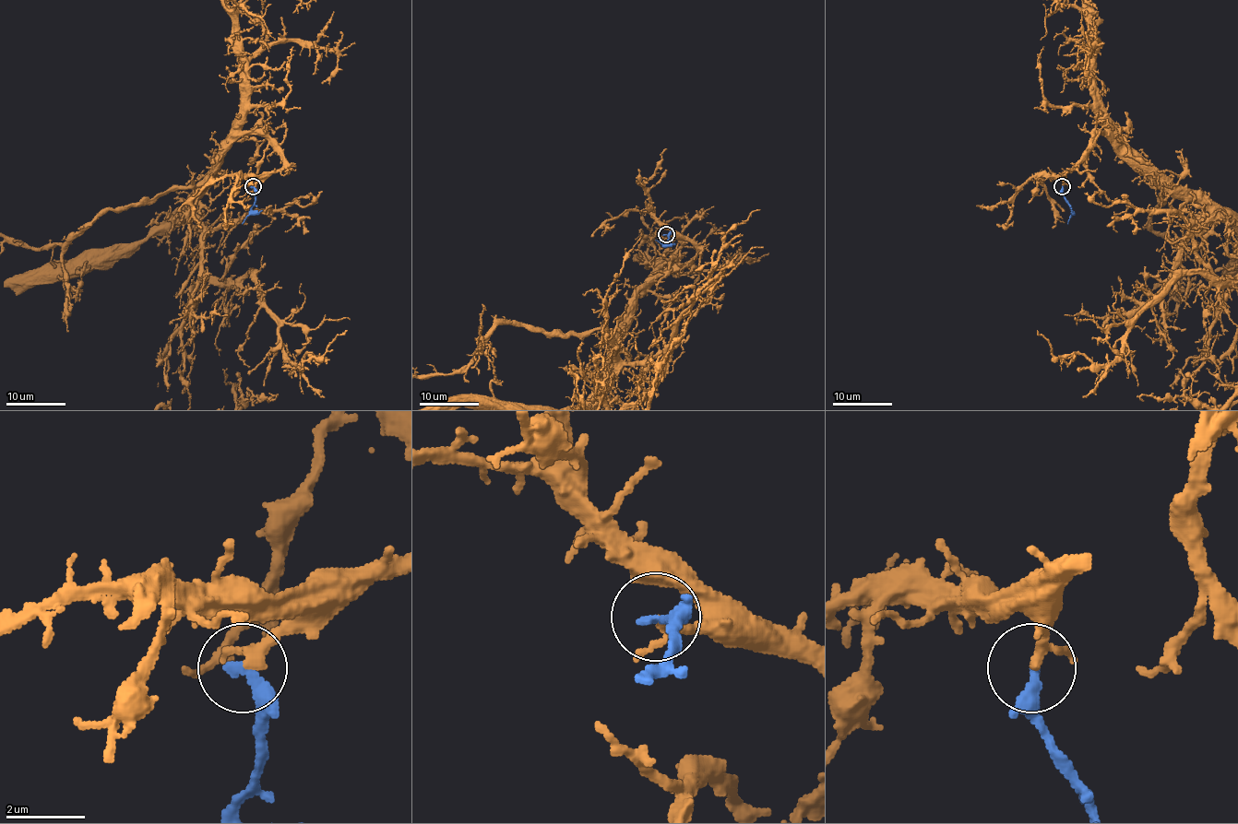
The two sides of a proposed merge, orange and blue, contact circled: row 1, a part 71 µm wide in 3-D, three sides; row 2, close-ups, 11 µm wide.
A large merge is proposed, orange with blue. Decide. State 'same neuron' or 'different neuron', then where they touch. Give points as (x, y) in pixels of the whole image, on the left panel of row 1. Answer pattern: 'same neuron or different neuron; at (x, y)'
same neuron; at (253, 186)

